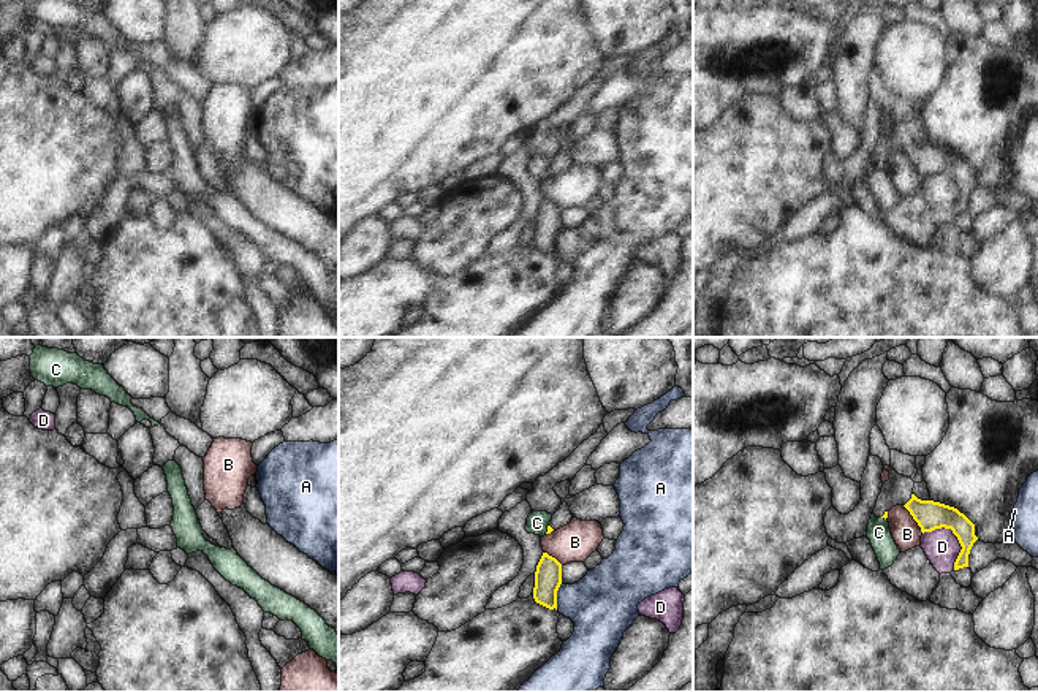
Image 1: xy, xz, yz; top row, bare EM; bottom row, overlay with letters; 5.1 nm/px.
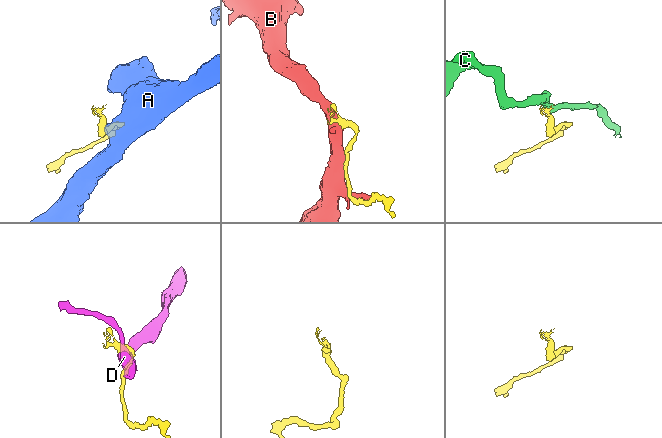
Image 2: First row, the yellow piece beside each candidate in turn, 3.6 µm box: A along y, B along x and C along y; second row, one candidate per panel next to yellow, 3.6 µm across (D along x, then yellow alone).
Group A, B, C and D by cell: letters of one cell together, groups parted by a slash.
A / B / C / D

